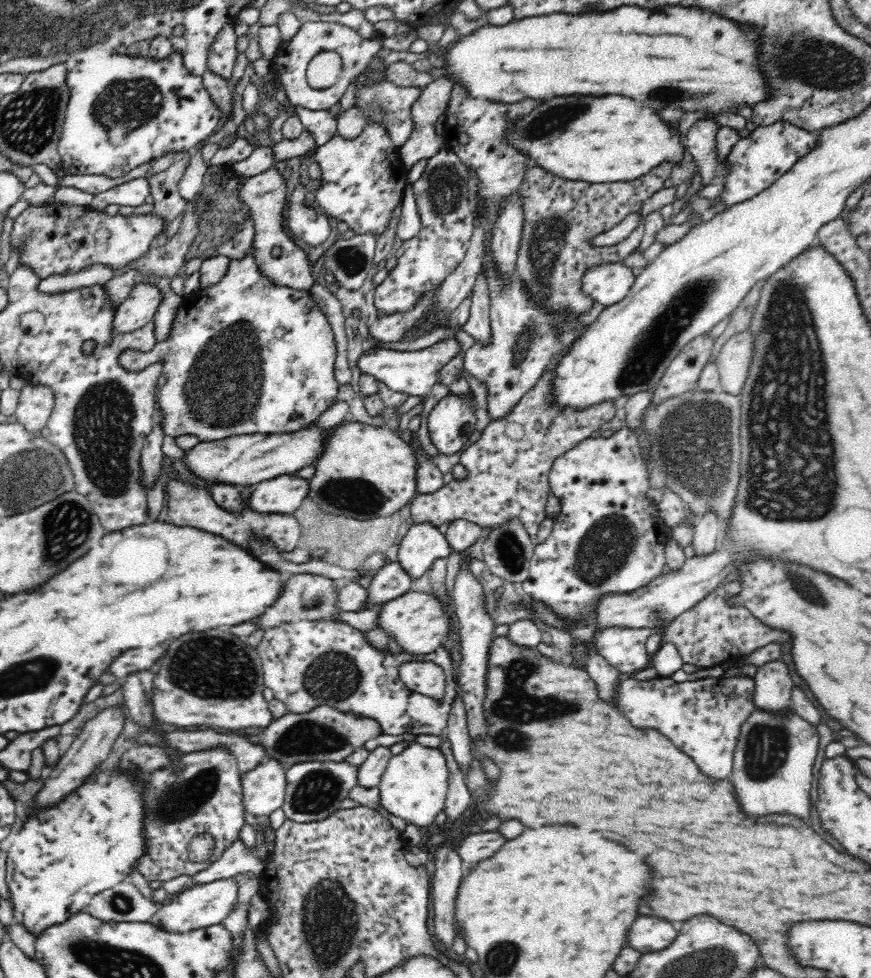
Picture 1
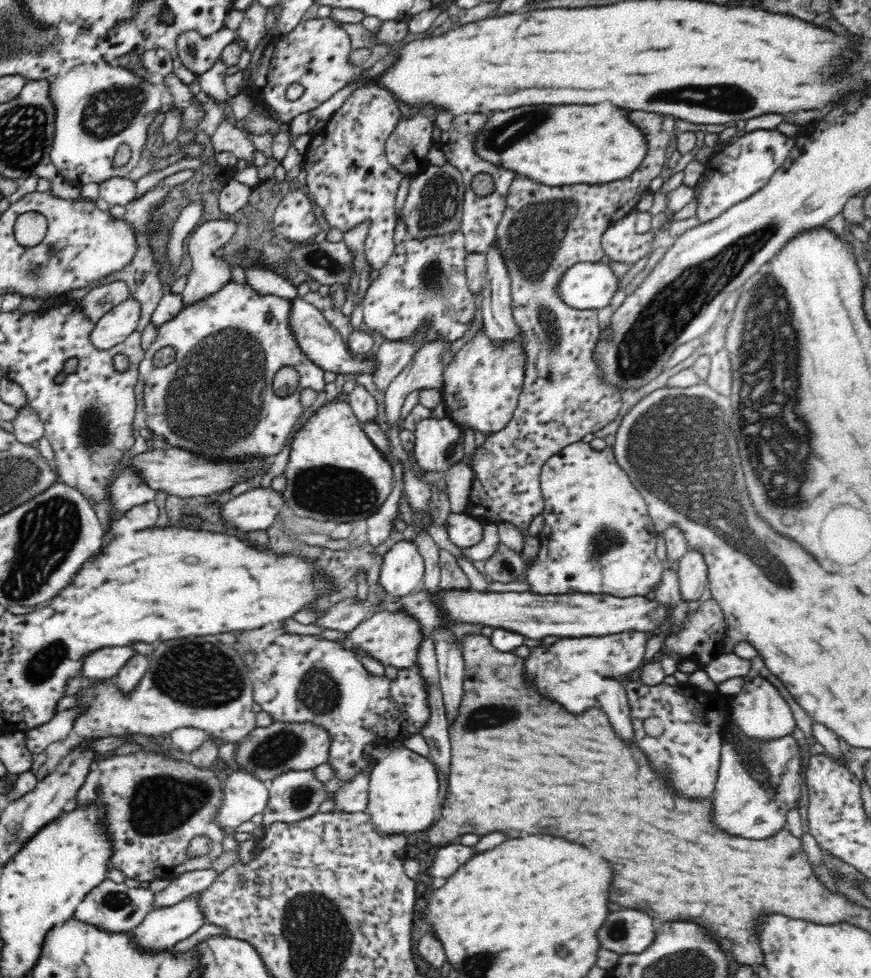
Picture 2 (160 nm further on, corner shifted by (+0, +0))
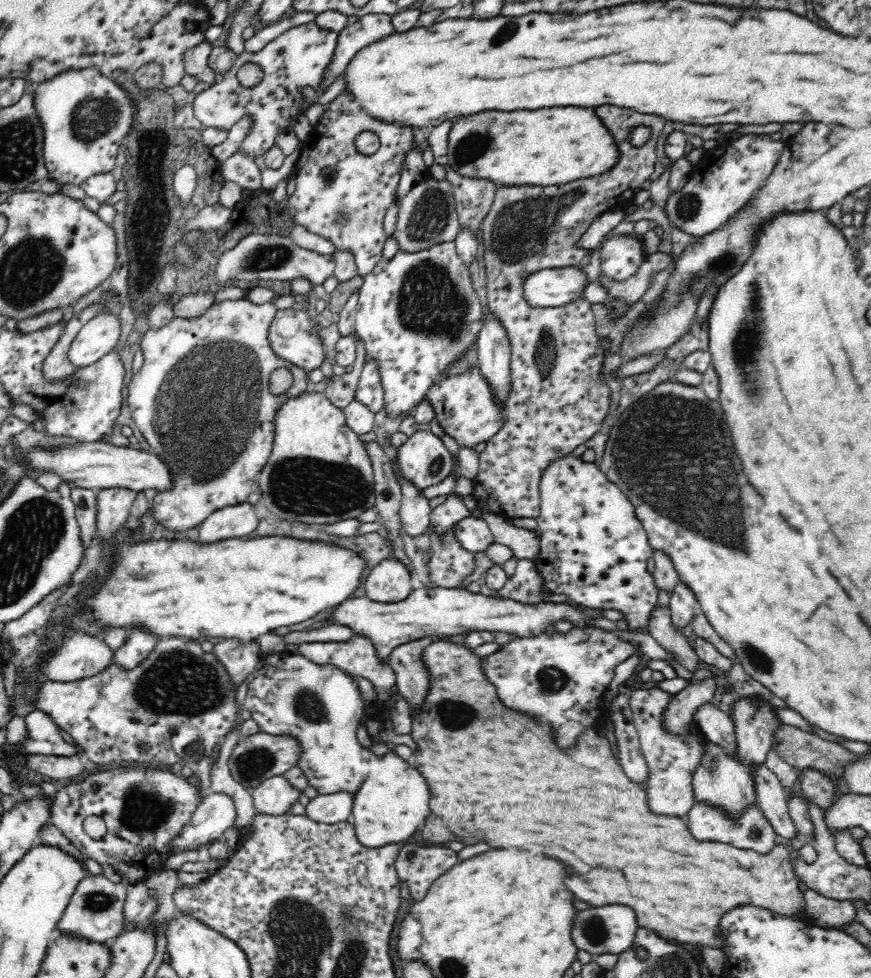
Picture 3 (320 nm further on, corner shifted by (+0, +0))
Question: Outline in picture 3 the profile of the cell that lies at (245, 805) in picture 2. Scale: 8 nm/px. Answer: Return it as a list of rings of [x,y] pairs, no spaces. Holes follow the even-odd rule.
[[[209,792],[192,812],[190,820],[178,830],[168,845],[172,854],[179,855],[186,851],[210,844],[228,830],[236,820],[234,802],[226,794]]]

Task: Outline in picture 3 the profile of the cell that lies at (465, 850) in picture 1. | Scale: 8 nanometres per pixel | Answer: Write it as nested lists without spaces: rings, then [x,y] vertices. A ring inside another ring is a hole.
[[[406,842],[401,846],[402,848],[398,850],[396,856],[396,862],[394,862],[394,869],[396,869],[398,881],[400,881],[400,884],[402,882],[406,884],[410,899],[413,899],[414,901],[419,901],[421,898],[424,898],[424,895],[430,888],[432,882],[459,862],[457,852],[445,847],[418,848],[418,846],[416,846],[416,850],[414,850],[414,844],[411,842]]]

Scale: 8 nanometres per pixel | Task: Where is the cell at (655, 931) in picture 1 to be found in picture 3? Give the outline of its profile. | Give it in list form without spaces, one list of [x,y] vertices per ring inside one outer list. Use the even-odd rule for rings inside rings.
[[[596,906],[580,910],[573,918],[572,940],[577,950],[584,950],[592,956],[614,954],[620,955],[634,947],[635,935],[639,930],[636,914],[628,906]]]

